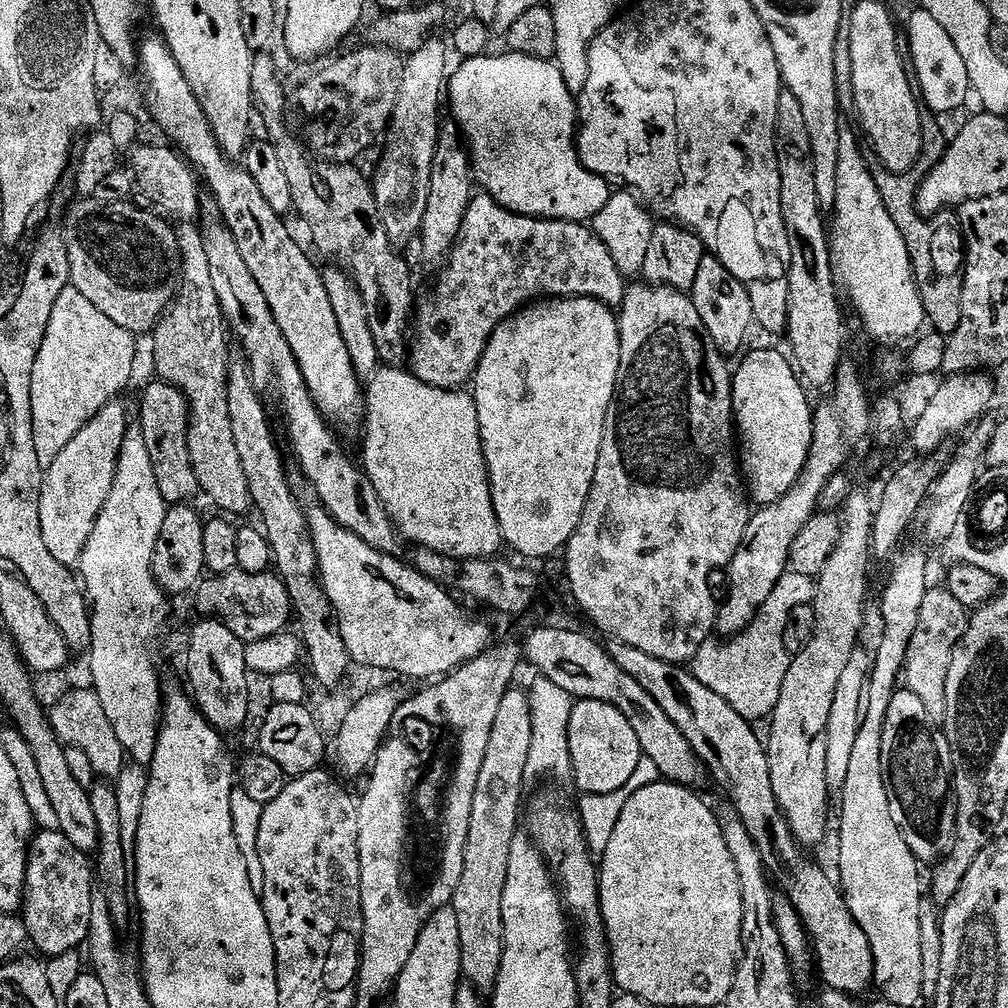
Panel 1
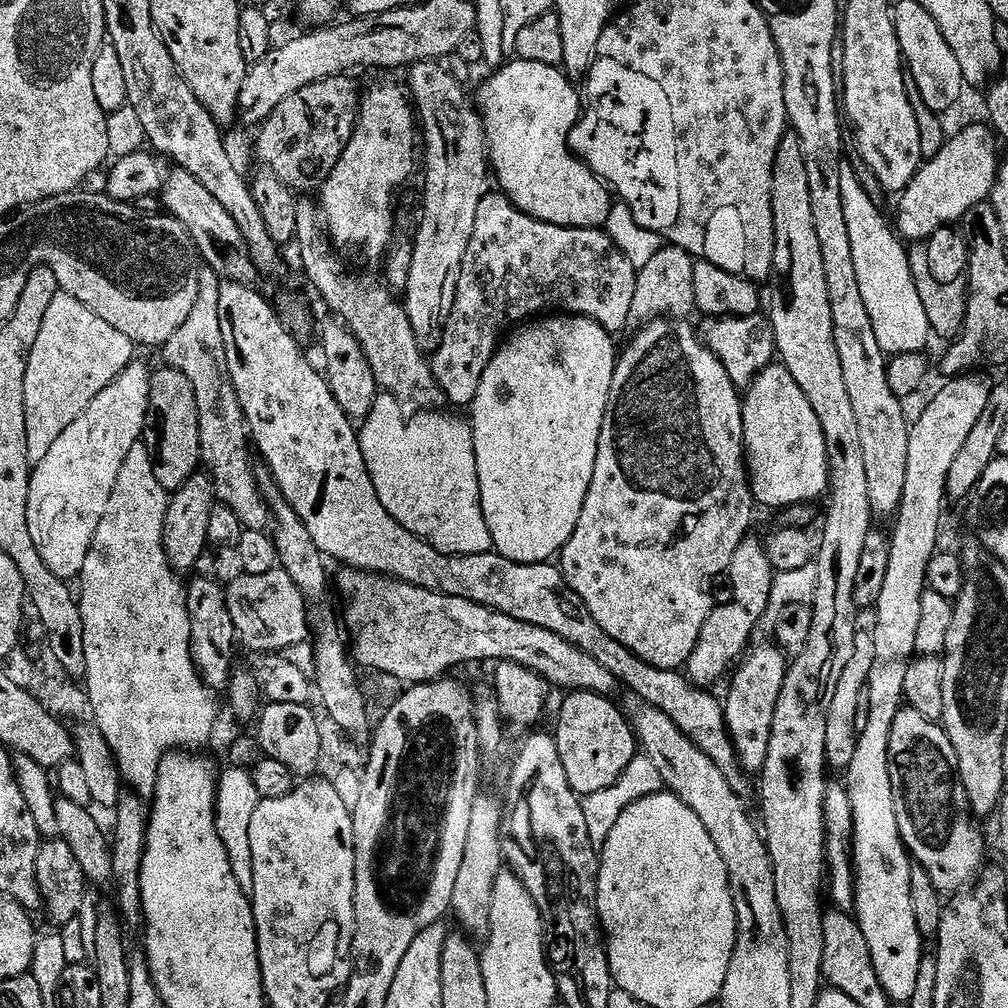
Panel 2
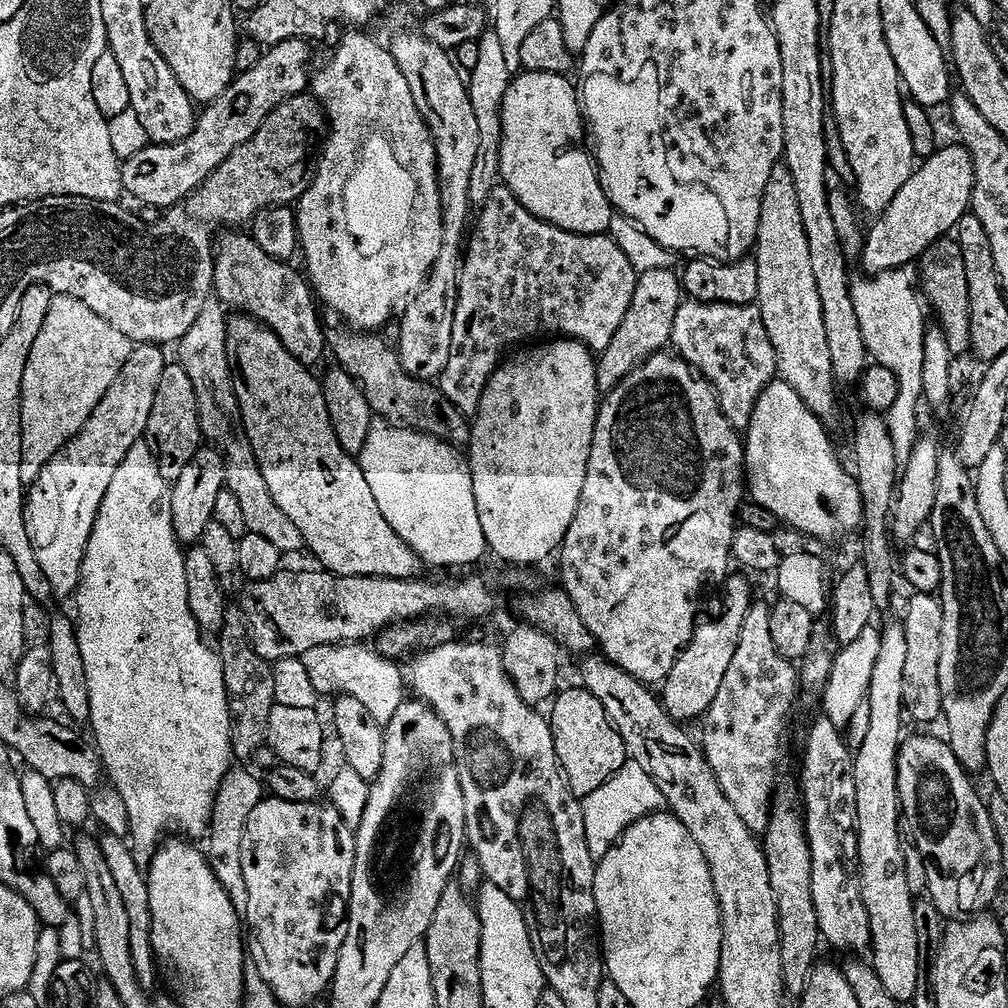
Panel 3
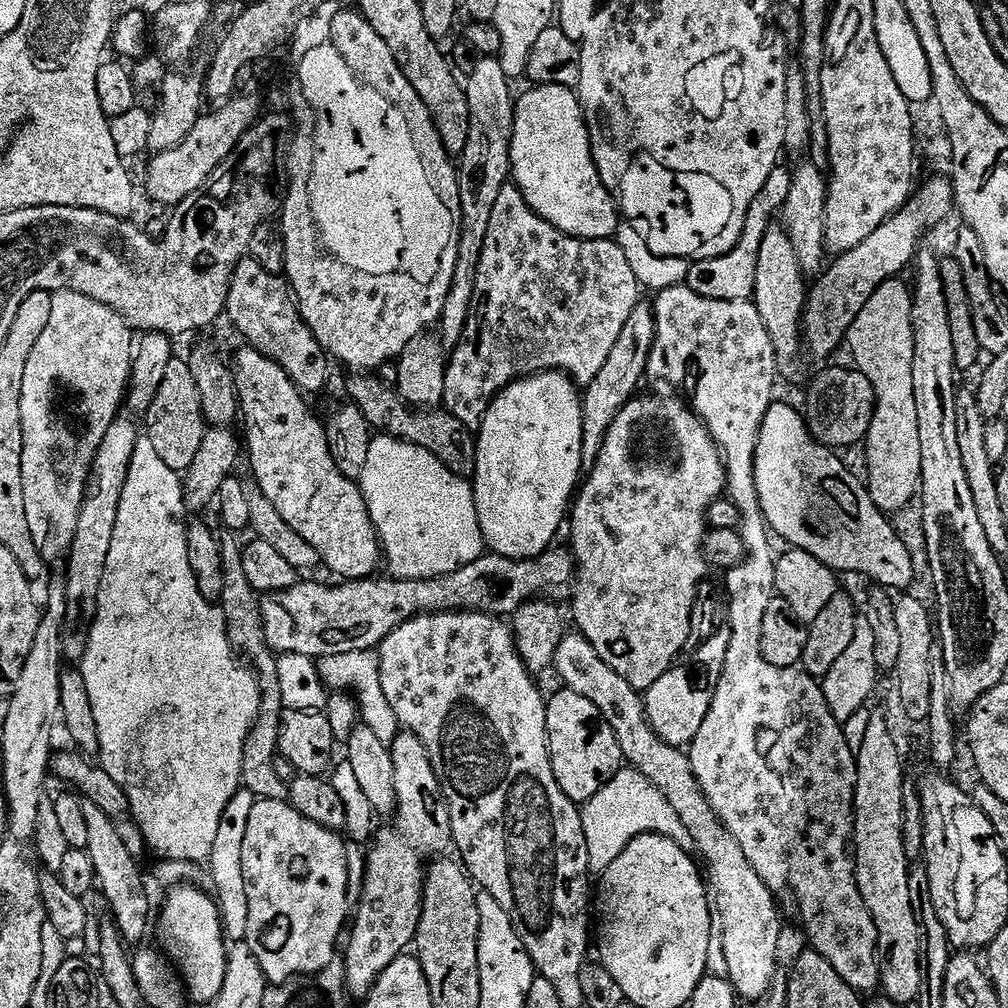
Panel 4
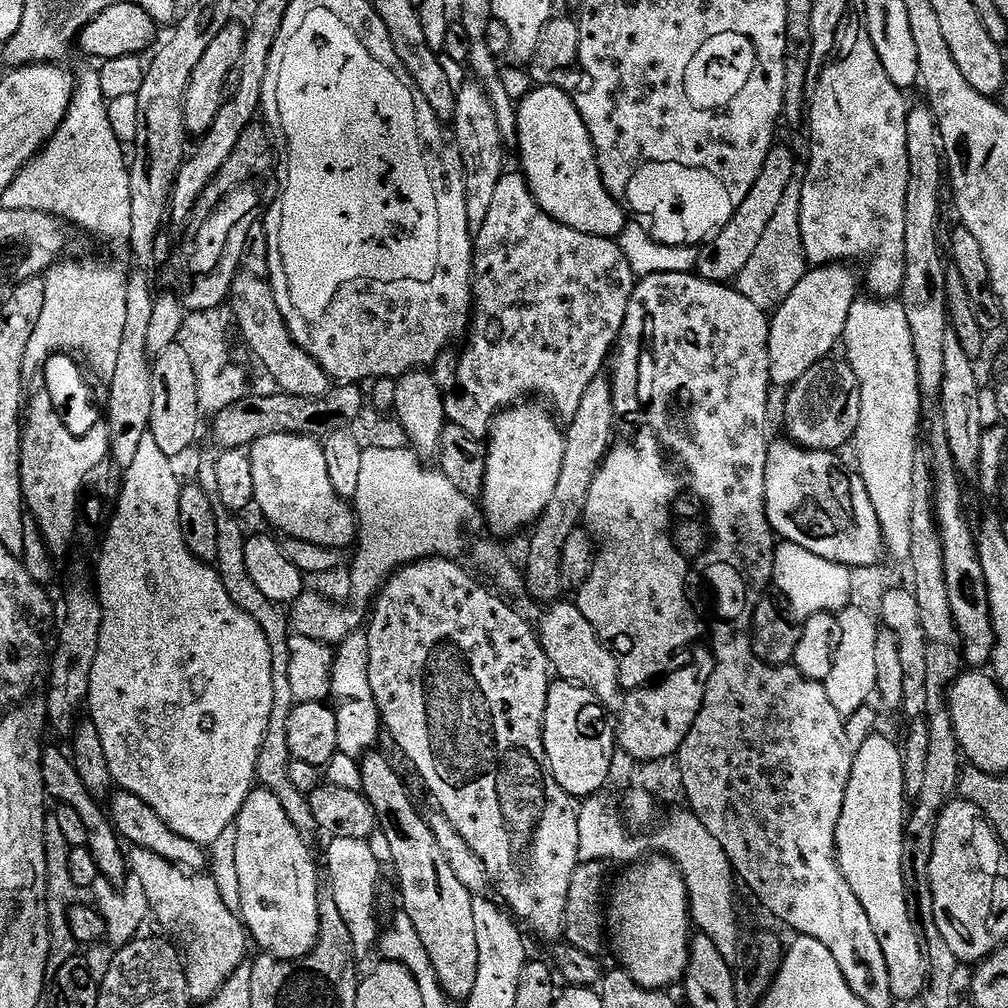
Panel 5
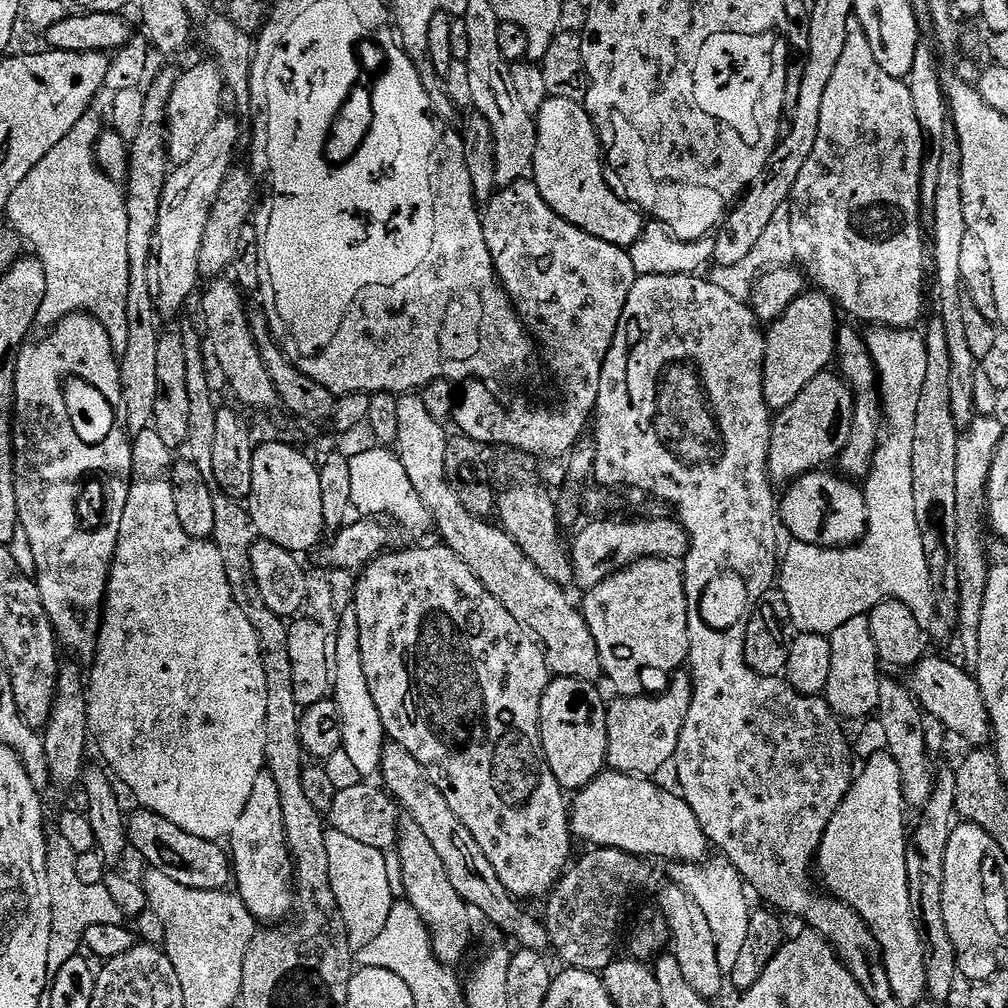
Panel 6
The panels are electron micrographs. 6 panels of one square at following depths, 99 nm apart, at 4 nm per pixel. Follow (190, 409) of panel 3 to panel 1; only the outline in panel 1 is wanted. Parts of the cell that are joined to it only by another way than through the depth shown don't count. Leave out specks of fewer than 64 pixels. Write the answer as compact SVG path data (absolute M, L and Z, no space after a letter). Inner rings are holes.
M159 378L153 379L153 384L148 384L144 388L144 393L140 396L140 425L138 425L138 431L141 436L144 437L146 442L146 450L150 450L150 462L154 466L154 478L158 480L158 491L162 494L164 503L171 506L173 504L186 504L189 503L193 498L192 495L197 495L198 489L196 486L196 475L192 469L192 463L190 462L190 454L188 453L188 402L180 393L178 388L175 388L172 384L168 384L164 380Z

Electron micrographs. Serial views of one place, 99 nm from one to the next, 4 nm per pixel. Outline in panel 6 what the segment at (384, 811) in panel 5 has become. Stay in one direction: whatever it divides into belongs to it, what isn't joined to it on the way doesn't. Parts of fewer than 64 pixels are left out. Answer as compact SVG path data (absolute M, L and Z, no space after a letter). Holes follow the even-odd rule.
M404 818L399 821L394 855L401 866L406 900L421 915L437 959L445 966L462 963L468 952L468 943L472 940L472 928L468 925L470 909L458 894L458 890L450 886L450 878L446 878L442 861L438 859L438 854L434 854L434 846L430 846L426 834L418 830L413 820Z

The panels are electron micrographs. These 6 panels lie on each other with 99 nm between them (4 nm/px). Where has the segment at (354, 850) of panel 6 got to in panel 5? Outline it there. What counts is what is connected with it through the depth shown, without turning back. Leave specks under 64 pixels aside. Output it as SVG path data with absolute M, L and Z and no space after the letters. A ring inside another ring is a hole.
M338 838L338 839L331 839L328 842L328 852L326 854L326 862L328 864L328 872L326 868L326 874L330 876L330 884L332 888L330 888L330 895L334 898L338 905L338 910L341 911L342 918L345 919L346 926L349 927L350 933L350 940L351 946L355 953L360 954L360 952L366 952L371 947L372 949L377 945L377 942L380 938L380 929L378 930L378 918L376 916L376 906L378 904L378 884L380 882L380 872L382 872L382 866L377 862L376 858L374 857L374 853L370 850L370 846L367 841L360 840L360 839L352 839L352 838Z

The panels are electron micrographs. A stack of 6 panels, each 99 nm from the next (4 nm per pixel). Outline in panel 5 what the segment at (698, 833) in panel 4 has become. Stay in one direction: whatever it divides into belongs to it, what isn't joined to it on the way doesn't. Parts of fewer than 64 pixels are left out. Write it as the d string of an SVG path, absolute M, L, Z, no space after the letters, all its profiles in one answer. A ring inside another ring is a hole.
M556 602L545 607L540 616L540 628L538 624L538 639L544 647L544 653L548 655L551 671L559 679L569 680L572 684L593 692L605 709L619 709L626 692L620 687L618 666L611 652L598 638L594 626L586 622L586 614L582 614L579 606L574 602L564 603Z

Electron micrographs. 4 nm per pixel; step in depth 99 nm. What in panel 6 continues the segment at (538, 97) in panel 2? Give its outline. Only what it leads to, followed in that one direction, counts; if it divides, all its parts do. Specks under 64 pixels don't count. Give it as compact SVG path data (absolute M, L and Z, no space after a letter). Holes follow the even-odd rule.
M553 96L544 101L534 123L536 149L530 176L548 207L578 230L602 238L602 242L631 249L633 242L643 234L646 220L632 204L608 188L604 180L600 137L587 107L576 100Z

